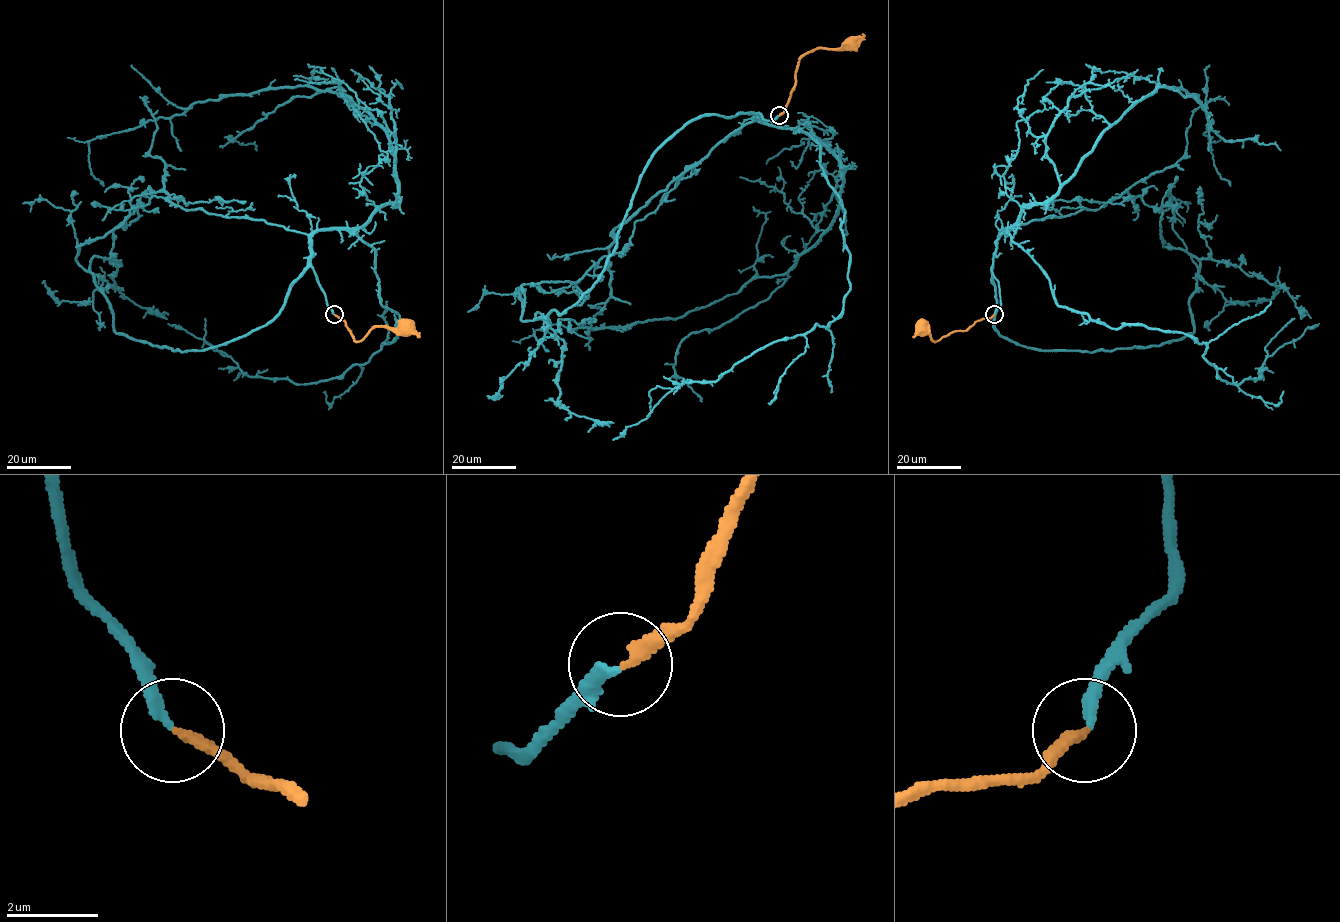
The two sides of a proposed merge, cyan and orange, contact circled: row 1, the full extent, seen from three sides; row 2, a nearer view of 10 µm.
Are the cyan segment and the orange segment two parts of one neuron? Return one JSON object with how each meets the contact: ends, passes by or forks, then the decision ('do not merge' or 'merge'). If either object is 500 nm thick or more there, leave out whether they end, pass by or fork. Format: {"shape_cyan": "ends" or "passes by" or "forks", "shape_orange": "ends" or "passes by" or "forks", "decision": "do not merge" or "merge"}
{"shape_cyan": "ends", "shape_orange": "ends", "decision": "merge"}

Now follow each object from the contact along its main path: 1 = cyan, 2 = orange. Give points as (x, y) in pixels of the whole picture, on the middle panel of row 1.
1: (779, 115), (686, 123), (601, 277), (522, 320), (523, 284), (619, 253), (690, 165)
2: (779, 115), (784, 111), (795, 87), (800, 58), (819, 48), (851, 49), (852, 43)

